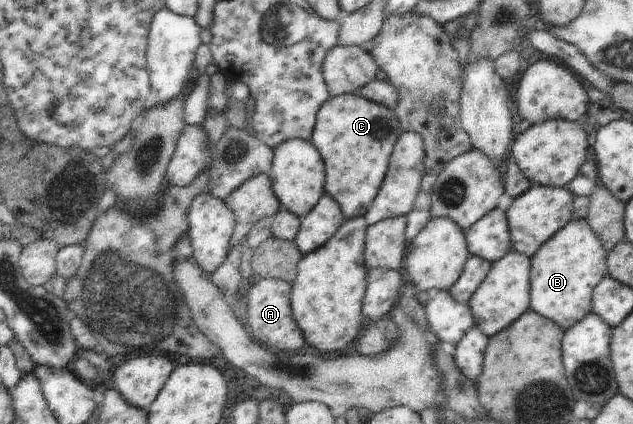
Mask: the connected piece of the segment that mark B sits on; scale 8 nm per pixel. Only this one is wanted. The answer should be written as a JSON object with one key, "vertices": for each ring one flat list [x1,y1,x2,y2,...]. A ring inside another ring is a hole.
{"vertices":[[573,219,558,230,531,259,529,309,556,322,562,331,569,330,591,313,591,297,596,284,607,275,607,254,585,219]]}

